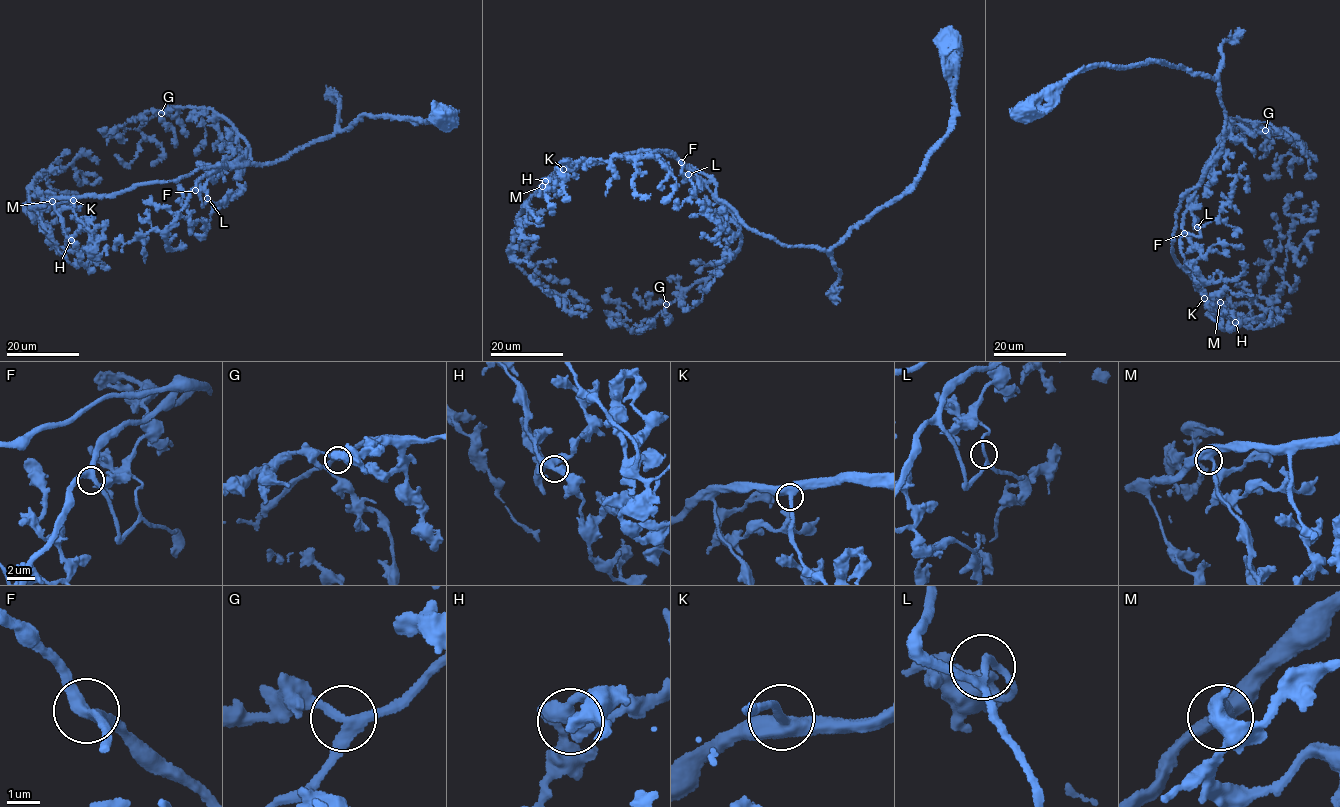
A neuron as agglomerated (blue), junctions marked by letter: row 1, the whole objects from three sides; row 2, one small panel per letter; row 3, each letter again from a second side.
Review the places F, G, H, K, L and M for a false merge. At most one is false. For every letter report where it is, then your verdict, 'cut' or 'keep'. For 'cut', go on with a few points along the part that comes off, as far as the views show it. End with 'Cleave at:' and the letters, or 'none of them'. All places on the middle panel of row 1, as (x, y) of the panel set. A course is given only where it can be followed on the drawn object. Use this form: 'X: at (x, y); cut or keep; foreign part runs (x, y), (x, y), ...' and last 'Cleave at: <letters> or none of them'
F: at (681, 162); keep
G: at (666, 304); keep
H: at (545, 181); keep
K: at (563, 169); keep
L: at (688, 174); keep
M: at (542, 186); keep
Cleave at: none of them

